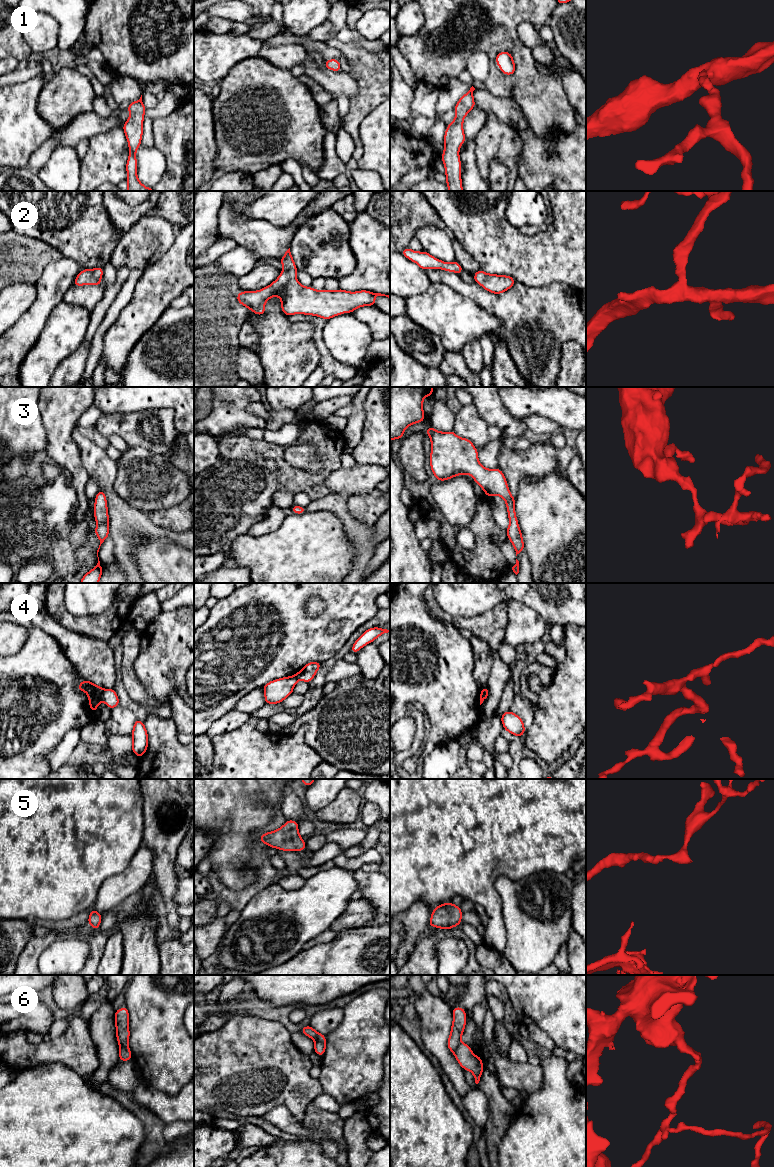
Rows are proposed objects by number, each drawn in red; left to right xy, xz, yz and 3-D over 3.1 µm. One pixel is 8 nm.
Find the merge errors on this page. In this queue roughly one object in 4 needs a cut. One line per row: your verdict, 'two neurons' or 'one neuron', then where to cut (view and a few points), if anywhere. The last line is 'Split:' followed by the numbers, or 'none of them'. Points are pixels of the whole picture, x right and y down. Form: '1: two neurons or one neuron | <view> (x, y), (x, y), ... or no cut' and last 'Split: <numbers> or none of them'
1: one neuron | no cut
2: one neuron | no cut
3: one neuron | no cut
4: two neurons | xy (104, 690), (100, 699)
5: one neuron | no cut
6: two neurons | yz (460, 1042), (454, 1053)
Split: 4, 6

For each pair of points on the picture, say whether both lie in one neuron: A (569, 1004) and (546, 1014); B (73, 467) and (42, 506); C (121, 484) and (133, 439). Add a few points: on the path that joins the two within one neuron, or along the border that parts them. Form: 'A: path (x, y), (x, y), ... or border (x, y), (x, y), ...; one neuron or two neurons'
A: path (563, 1004), (556, 1004), (552, 1008); one neuron
B: border (66, 472), (70, 479), (70, 485), (77, 496); two neurons
C: border (128, 447), (143, 447), (154, 453); two neurons

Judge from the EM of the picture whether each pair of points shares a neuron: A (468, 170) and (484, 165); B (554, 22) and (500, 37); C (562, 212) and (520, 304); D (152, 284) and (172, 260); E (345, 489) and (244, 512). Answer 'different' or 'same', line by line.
A: different
B: different
C: different
D: same
E: different

